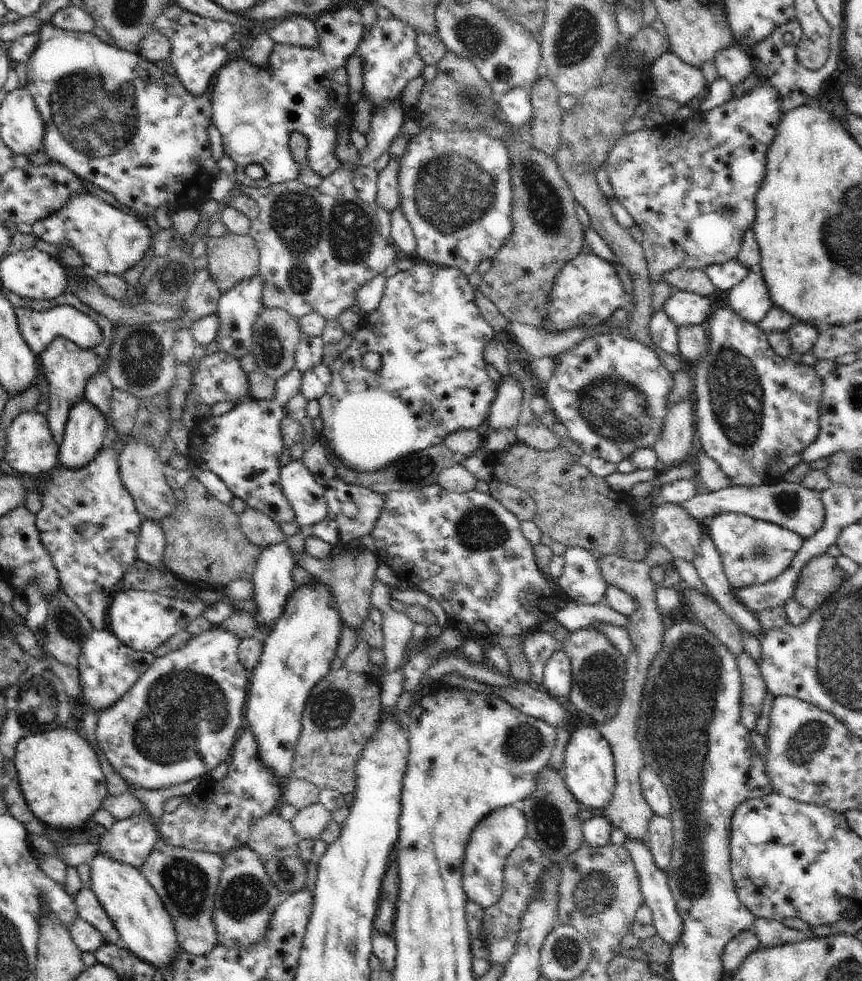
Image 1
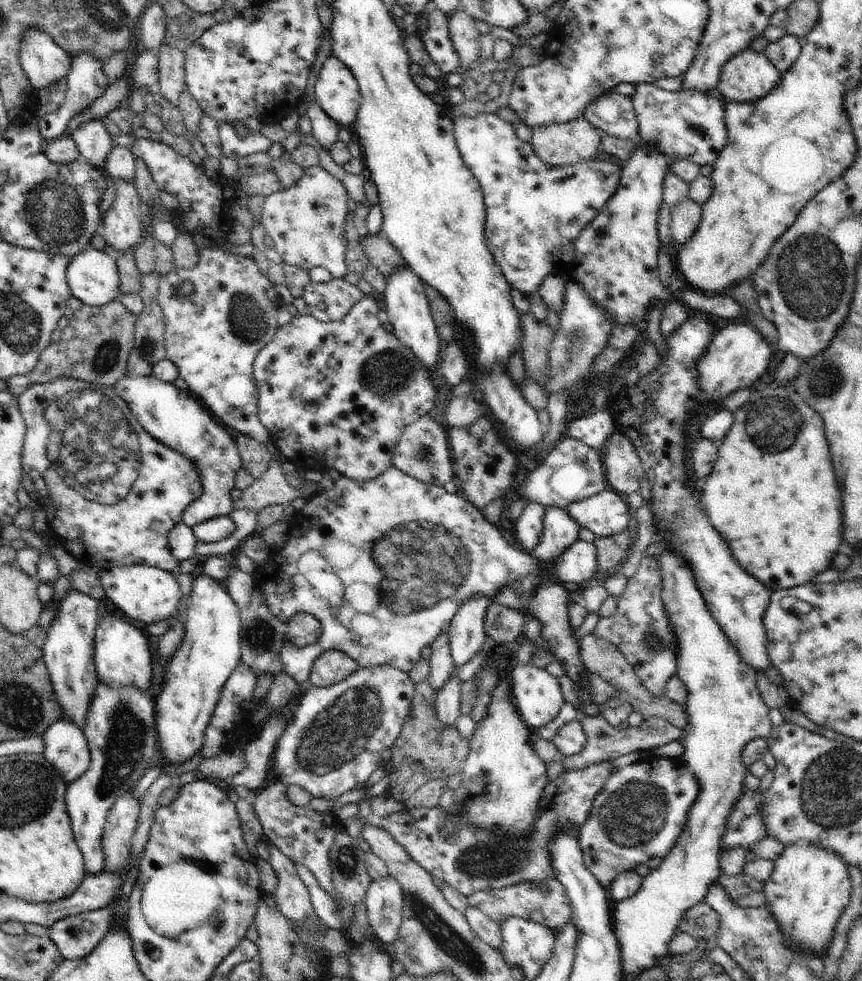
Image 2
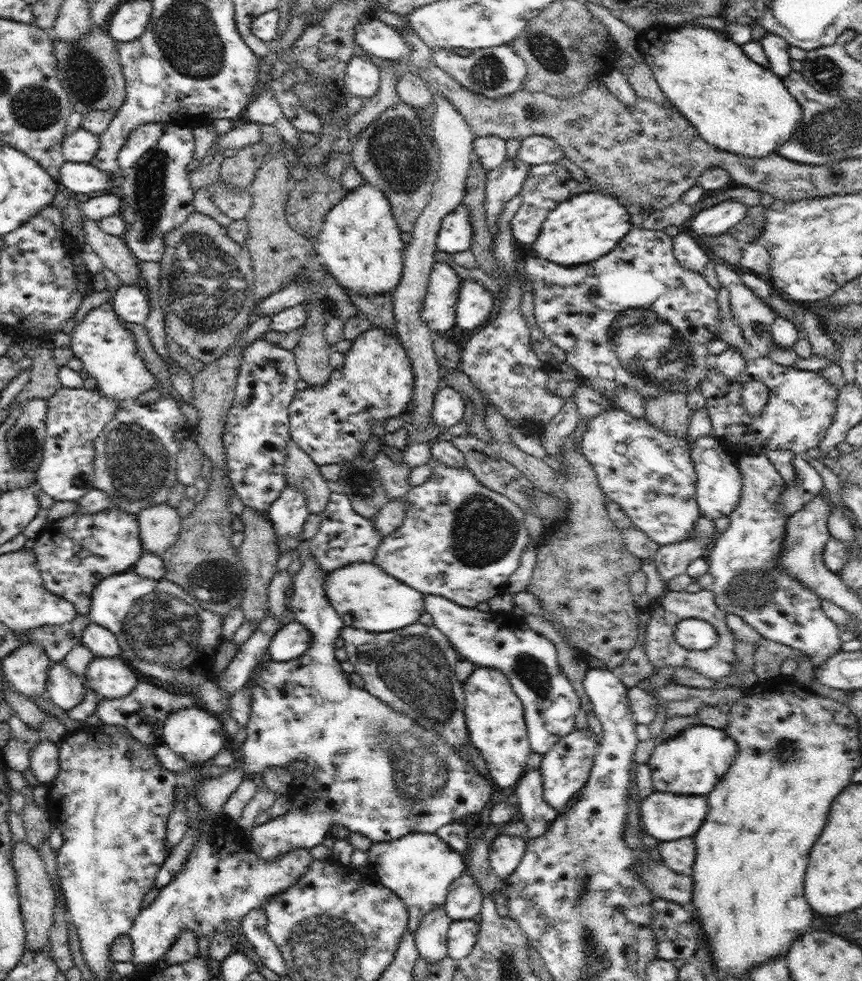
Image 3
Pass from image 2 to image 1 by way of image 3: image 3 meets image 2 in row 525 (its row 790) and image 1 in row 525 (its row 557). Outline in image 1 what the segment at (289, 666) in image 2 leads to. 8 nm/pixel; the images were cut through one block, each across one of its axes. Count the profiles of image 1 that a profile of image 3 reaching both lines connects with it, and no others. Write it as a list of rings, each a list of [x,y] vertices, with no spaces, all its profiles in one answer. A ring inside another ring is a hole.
[[[302,459],[282,467],[280,478],[284,494],[295,514],[294,522],[300,528],[308,531],[326,518],[325,487],[316,482],[315,476],[302,464]]]

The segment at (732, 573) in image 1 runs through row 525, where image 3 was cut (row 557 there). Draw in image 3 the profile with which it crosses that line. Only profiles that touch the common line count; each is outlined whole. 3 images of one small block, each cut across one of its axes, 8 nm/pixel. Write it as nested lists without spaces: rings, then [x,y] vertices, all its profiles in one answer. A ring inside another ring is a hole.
[[[766,453],[743,455],[738,459],[738,470],[742,475],[742,494],[740,503],[730,517],[730,525],[725,532],[719,533],[707,551],[709,571],[714,575],[713,587],[715,602],[726,614],[732,613],[753,626],[763,638],[780,642],[796,648],[798,652],[806,652],[814,666],[822,666],[840,648],[842,630],[822,610],[820,598],[814,590],[806,588],[798,580],[794,580],[786,570],[778,568],[778,559],[782,551],[782,541],[786,535],[788,517],[777,508],[780,495],[784,494],[785,480],[776,467],[770,462]]]

